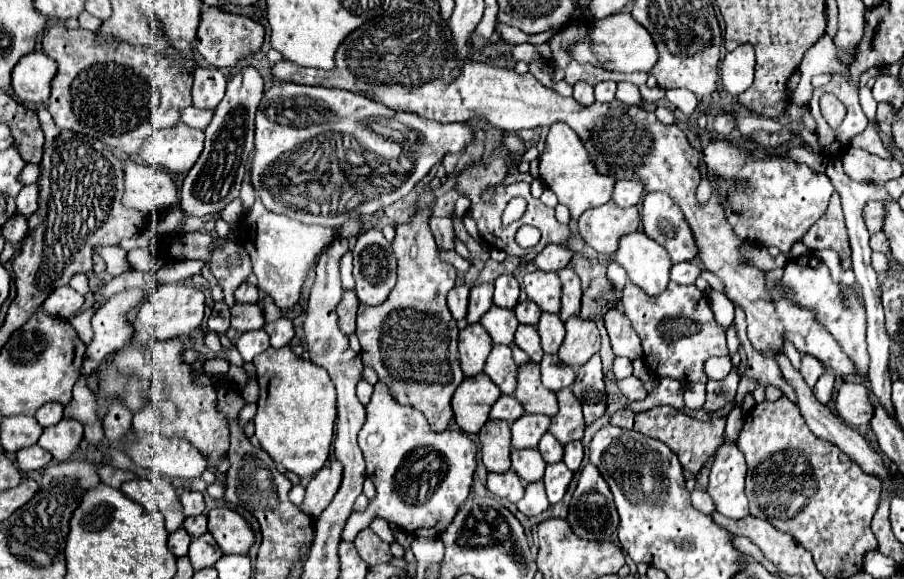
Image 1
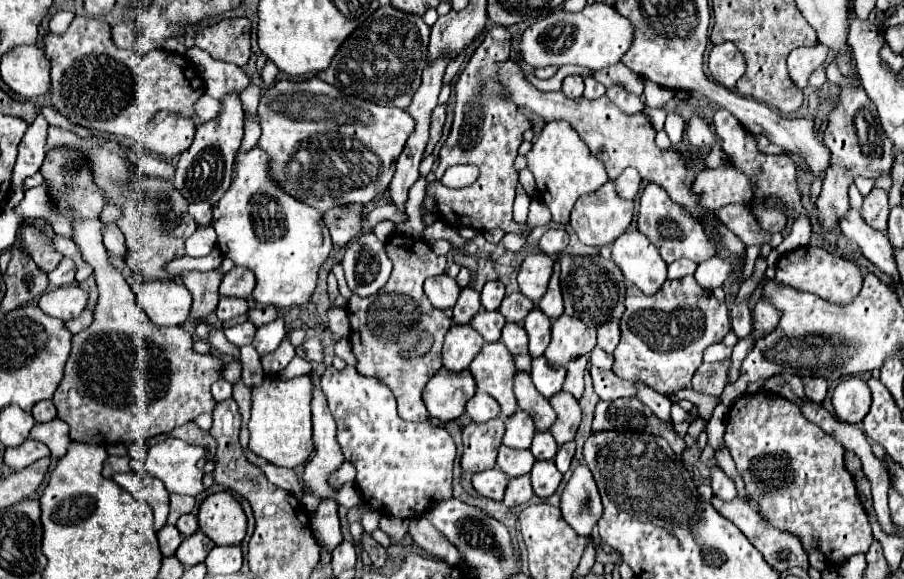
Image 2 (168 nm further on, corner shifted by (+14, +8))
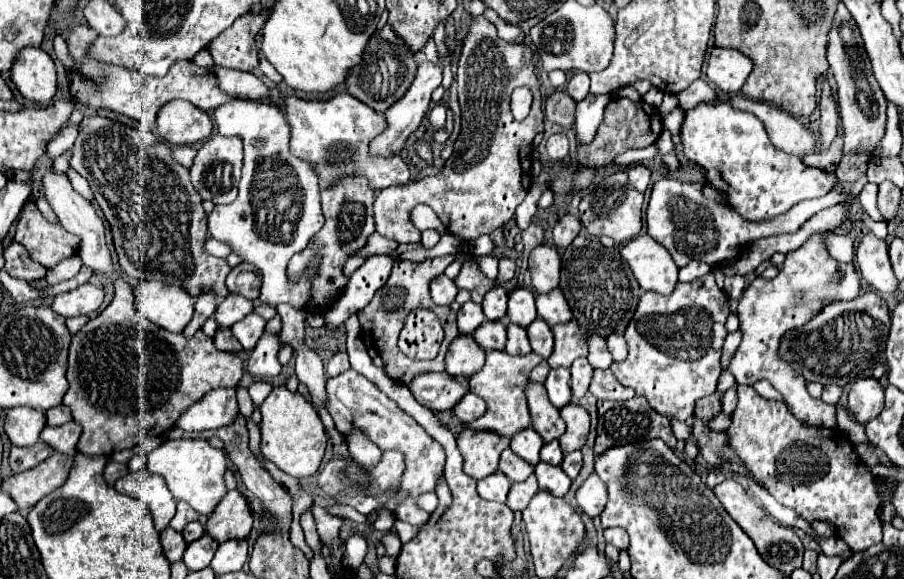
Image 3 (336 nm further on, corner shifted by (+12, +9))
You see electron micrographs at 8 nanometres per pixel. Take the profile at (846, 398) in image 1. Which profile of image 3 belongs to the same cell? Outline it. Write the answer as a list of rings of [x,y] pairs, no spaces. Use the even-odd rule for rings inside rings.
[[[875,378],[857,380],[849,390],[849,412],[859,424],[867,424],[883,410],[883,386]]]

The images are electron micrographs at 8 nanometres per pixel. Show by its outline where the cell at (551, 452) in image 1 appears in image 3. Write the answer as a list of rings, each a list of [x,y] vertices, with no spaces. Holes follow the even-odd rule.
[[[555,440],[555,442],[547,442],[547,444],[543,446],[543,450],[541,450],[541,460],[547,462],[547,464],[555,464],[555,466],[559,466],[559,464],[563,462],[563,452],[561,452],[557,440]]]

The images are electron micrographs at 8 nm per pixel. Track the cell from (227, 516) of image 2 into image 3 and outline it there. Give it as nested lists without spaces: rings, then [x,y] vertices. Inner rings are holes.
[[[231,490],[217,504],[215,512],[207,520],[207,534],[217,542],[231,538],[247,538],[251,532],[253,514],[245,496],[237,490]]]

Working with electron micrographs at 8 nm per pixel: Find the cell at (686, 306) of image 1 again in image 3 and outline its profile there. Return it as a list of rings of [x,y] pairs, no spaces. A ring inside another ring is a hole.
[[[713,274],[689,284],[679,282],[669,296],[645,292],[625,330],[629,356],[625,362],[611,364],[615,378],[623,386],[633,388],[637,396],[645,396],[649,406],[659,414],[687,422],[695,412],[695,402],[717,388],[727,314],[729,298],[717,288]]]

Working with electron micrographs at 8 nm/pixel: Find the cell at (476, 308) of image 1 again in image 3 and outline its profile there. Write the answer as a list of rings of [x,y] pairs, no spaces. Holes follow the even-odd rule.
[[[467,302],[461,306],[461,310],[457,314],[457,324],[459,324],[461,334],[473,334],[483,322],[485,322],[485,314],[479,304]]]

